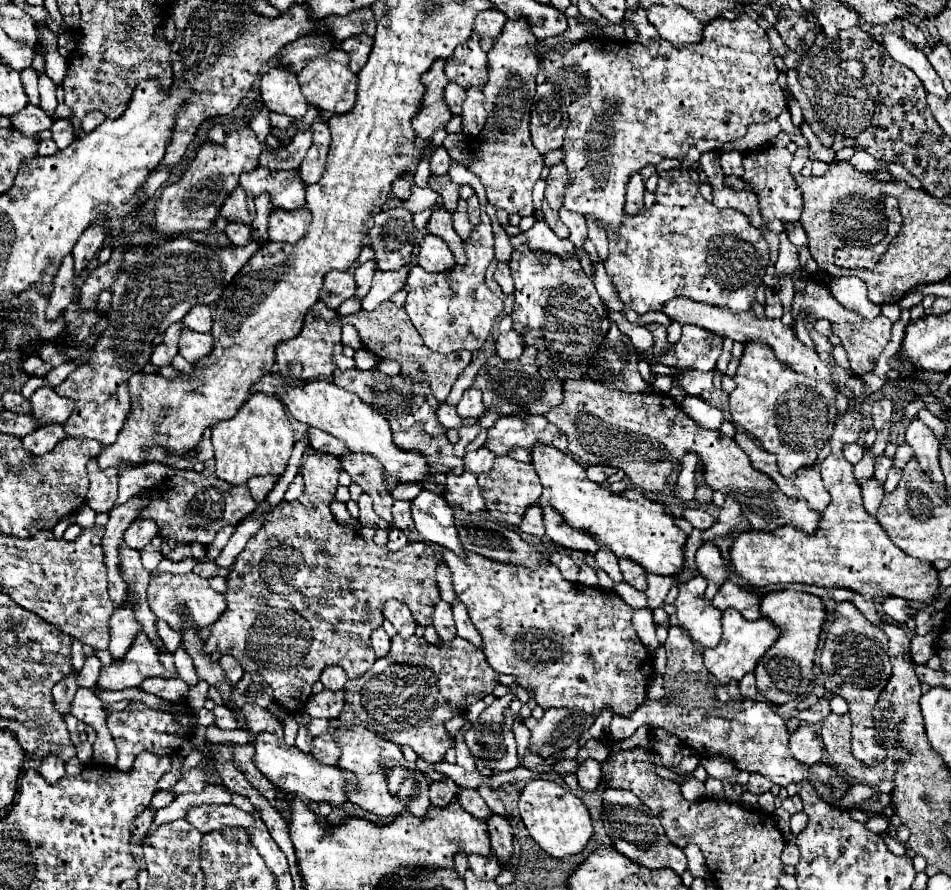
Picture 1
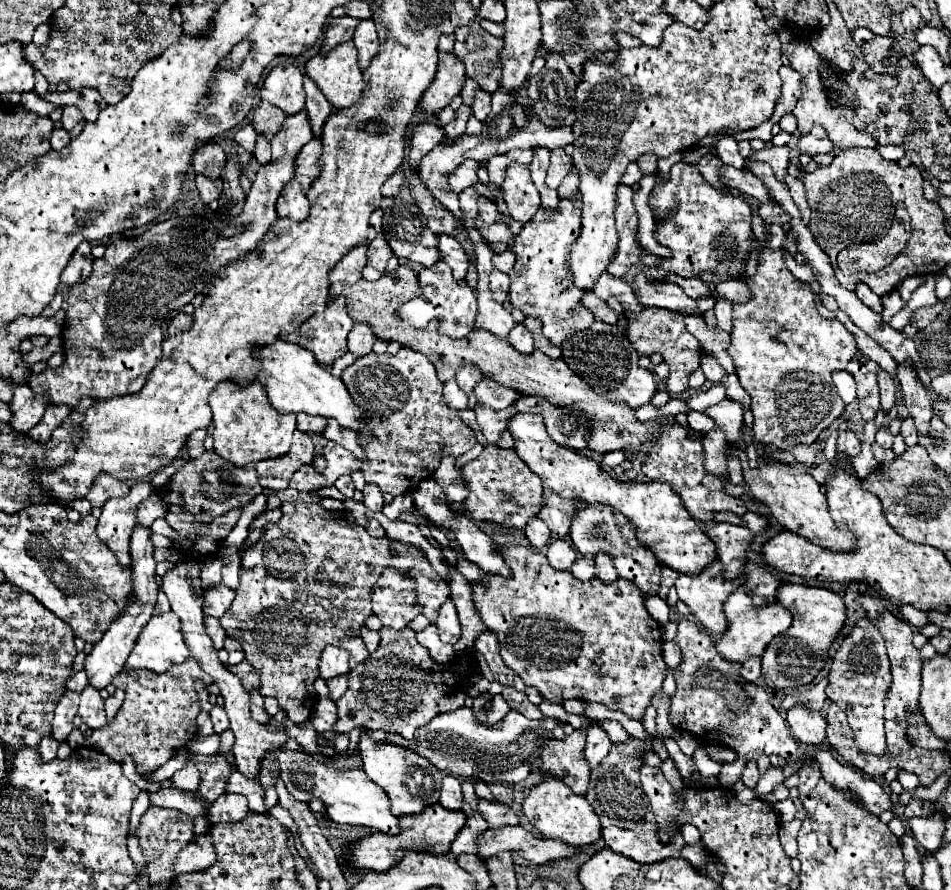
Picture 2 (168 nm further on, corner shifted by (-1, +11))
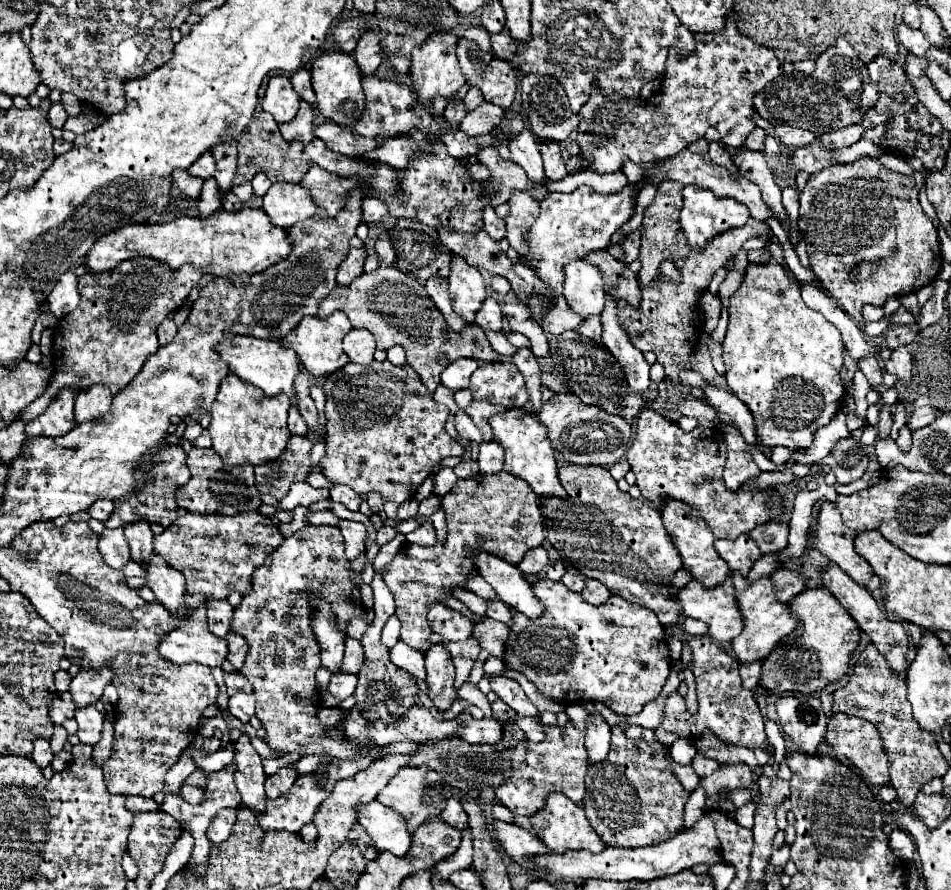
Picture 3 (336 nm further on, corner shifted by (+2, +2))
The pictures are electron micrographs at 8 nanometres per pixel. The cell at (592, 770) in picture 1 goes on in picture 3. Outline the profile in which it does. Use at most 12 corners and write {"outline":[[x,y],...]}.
{"outline":[[600,714],[586,724],[590,764],[602,762],[610,750],[610,726]]}

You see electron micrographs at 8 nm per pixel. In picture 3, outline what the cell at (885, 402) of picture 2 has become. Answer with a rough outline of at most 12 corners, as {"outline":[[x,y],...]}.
{"outline":[[874,356],[858,362],[870,386],[882,382],[882,368]]}

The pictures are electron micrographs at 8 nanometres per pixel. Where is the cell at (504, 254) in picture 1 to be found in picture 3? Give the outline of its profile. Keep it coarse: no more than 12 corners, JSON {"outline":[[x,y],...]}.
{"outline":[[492,276],[490,286],[498,296],[510,292],[510,282]]}

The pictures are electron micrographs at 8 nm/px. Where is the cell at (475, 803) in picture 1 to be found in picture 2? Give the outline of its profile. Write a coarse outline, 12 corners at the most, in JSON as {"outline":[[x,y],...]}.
{"outline":[[477,799],[491,829],[519,823],[505,803]]}

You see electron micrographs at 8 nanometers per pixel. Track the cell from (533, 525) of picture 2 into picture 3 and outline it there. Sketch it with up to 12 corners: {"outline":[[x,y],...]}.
{"outline":[[542,546],[526,552],[518,570],[524,576],[540,574],[548,564]]}

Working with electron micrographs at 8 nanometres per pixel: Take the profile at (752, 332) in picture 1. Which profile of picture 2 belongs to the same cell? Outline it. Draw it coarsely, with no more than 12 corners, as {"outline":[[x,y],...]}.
{"outline":[[639,275],[635,295],[645,307],[703,317],[697,299],[677,283]]}

